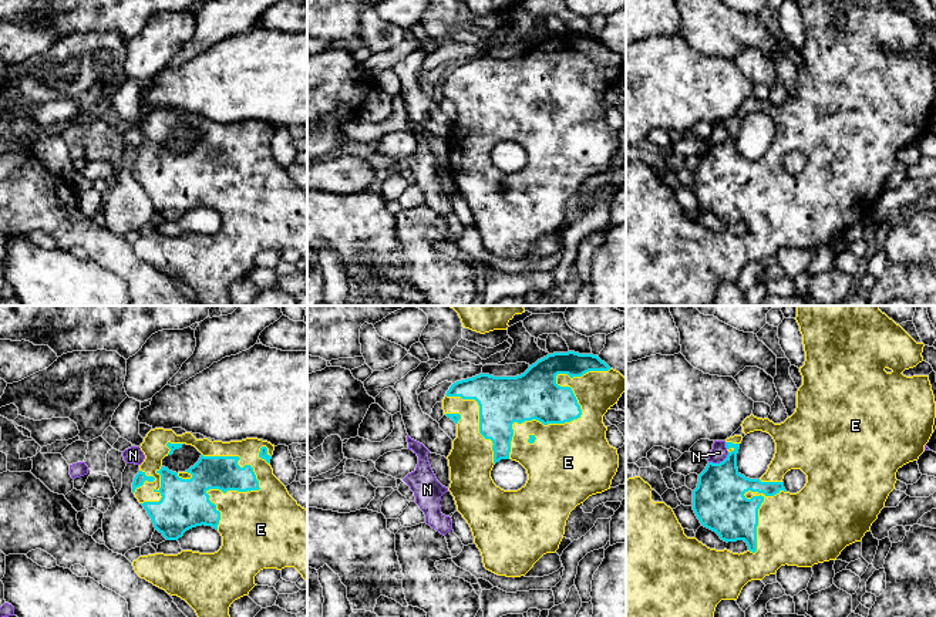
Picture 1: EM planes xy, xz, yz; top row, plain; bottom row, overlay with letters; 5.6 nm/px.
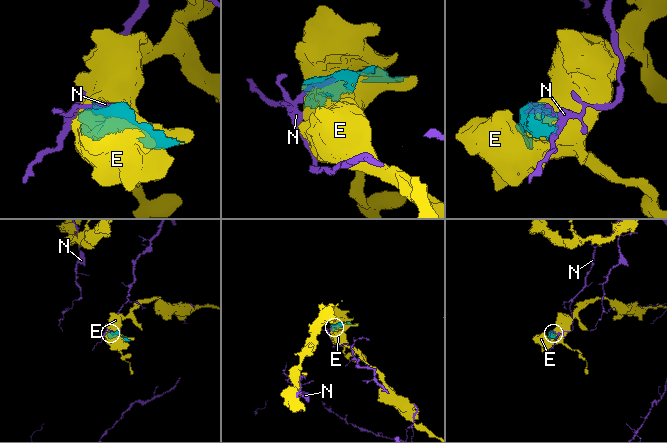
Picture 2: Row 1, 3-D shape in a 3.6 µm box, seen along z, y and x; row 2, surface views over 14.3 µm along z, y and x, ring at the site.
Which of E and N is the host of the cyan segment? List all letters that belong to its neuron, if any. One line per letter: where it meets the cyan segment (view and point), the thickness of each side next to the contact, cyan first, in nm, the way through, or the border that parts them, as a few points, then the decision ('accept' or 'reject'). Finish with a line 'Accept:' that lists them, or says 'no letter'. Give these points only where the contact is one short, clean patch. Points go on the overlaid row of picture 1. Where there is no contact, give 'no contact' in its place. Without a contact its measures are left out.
E: meets cyan in xz at (579, 415); 240 nm thick on the cyan side, 420 nm on the other; accept
N: meets cyan in yz at (720, 462); 300 nm thick on the cyan side, 90 nm on the other; border along yz (729, 452), (721, 461), (709, 462); reject
Accept: E

